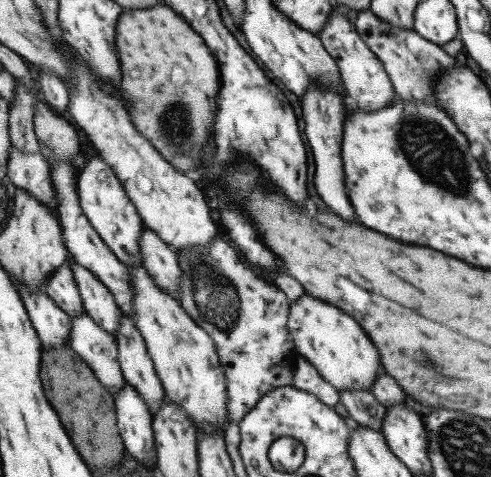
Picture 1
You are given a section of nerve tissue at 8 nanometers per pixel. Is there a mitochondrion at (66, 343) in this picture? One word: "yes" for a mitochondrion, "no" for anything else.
no

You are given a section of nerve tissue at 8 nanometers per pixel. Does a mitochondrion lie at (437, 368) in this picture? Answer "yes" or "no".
yes

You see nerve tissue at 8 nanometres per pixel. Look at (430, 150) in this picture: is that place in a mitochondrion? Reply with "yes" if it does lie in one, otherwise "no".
yes

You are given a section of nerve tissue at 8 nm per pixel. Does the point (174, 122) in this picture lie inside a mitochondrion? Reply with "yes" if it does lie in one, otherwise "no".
yes

